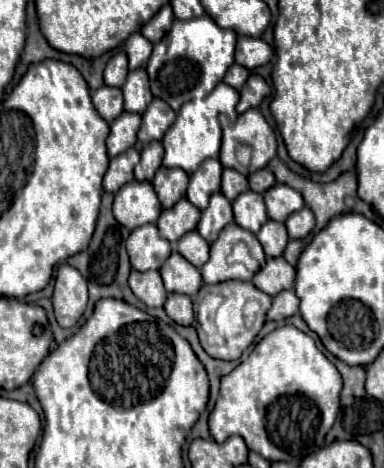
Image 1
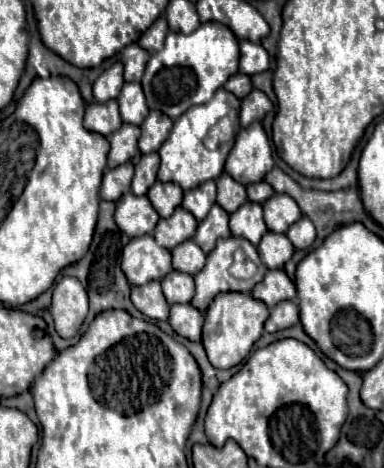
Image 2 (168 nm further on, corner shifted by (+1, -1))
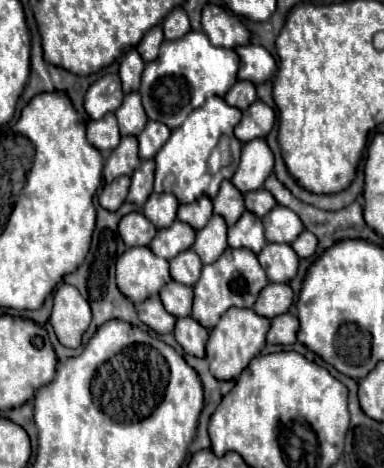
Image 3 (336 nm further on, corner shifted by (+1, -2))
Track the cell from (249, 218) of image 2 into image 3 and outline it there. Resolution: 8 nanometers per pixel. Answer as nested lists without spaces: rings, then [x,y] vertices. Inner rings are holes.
[[[245,212],[239,218],[239,222],[229,228],[227,240],[229,240],[231,248],[247,248],[247,250],[259,254],[263,250],[263,246],[267,244],[265,236],[263,236],[261,218],[257,218],[251,212]]]

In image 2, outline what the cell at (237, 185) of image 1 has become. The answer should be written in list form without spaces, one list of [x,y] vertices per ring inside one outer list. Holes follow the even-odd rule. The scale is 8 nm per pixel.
[[[221,173],[217,177],[217,203],[227,211],[235,211],[235,207],[239,207],[239,203],[247,201],[247,193],[245,193],[245,185],[241,185],[239,181],[235,181],[231,175]]]

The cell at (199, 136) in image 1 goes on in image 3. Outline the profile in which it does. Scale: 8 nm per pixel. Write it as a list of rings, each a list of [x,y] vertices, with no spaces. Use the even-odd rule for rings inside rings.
[[[213,96],[211,100],[207,100],[203,108],[197,108],[195,112],[191,112],[191,116],[179,128],[171,132],[171,138],[163,144],[163,148],[155,156],[155,164],[157,164],[155,192],[169,192],[181,204],[191,204],[199,200],[201,196],[213,198],[219,190],[219,184],[233,176],[235,164],[231,164],[229,168],[223,168],[225,166],[211,166],[211,163],[229,163],[229,160],[239,160],[241,144],[239,142],[231,144],[230,151],[230,139],[234,136],[234,128],[239,124],[239,120],[241,120],[241,112],[237,108],[231,108],[219,96]],[[231,152],[233,152],[233,159]],[[207,158],[209,158],[208,172],[210,174],[207,174]],[[222,168],[223,170],[218,172]]]

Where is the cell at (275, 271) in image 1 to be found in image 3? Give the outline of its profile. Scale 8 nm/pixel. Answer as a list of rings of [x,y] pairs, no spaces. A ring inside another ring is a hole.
[[[267,284],[263,292],[259,294],[259,300],[255,302],[255,312],[263,318],[275,318],[279,314],[285,314],[293,302],[293,290],[289,284]]]

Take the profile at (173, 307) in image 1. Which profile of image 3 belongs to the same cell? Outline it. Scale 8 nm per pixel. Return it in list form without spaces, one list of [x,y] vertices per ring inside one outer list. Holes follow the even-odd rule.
[[[193,318],[177,320],[173,334],[175,334],[175,340],[181,344],[181,348],[187,354],[197,356],[197,358],[205,356],[205,344],[209,340],[209,332],[197,320]]]

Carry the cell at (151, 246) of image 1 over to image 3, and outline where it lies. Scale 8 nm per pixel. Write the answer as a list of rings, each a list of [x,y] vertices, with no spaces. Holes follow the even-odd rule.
[[[147,246],[129,248],[117,260],[117,286],[133,304],[157,296],[167,282],[171,282],[169,262],[155,256]]]

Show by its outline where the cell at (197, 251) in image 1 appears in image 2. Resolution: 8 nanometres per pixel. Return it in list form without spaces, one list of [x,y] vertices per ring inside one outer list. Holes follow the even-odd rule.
[[[193,239],[183,241],[179,247],[171,251],[171,255],[173,255],[173,269],[177,271],[195,275],[205,267],[205,253]]]

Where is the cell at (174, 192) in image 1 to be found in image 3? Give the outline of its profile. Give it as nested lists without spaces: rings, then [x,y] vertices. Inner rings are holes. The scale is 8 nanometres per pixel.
[[[153,192],[143,206],[143,214],[155,228],[169,228],[177,218],[179,202],[173,194],[157,194]]]

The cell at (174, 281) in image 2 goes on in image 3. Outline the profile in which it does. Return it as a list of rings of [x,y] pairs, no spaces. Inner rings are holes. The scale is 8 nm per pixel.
[[[171,280],[171,284],[167,284],[167,288],[161,288],[159,296],[161,296],[165,310],[169,314],[173,314],[175,318],[191,316],[191,306],[193,306],[193,288],[191,286]]]

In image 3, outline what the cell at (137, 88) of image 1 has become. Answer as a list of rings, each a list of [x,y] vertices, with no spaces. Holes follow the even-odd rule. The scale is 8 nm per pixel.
[[[131,92],[131,96],[125,96],[123,104],[115,112],[115,118],[119,122],[121,136],[137,136],[145,128],[147,114],[143,112],[137,92]]]

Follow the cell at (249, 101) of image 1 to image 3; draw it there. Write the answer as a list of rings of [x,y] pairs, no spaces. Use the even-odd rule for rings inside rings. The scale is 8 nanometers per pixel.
[[[257,100],[255,104],[251,104],[251,108],[247,108],[247,112],[243,112],[243,120],[235,128],[235,136],[241,144],[251,142],[255,138],[265,138],[273,124],[275,112],[261,100]]]

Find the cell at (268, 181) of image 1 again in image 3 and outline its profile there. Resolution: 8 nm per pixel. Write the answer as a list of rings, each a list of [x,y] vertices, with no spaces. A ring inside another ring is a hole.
[[[265,188],[261,190],[255,190],[255,192],[249,192],[245,194],[245,208],[249,212],[253,212],[255,216],[263,218],[271,208],[275,208],[275,198],[271,196],[271,192],[267,192]]]

